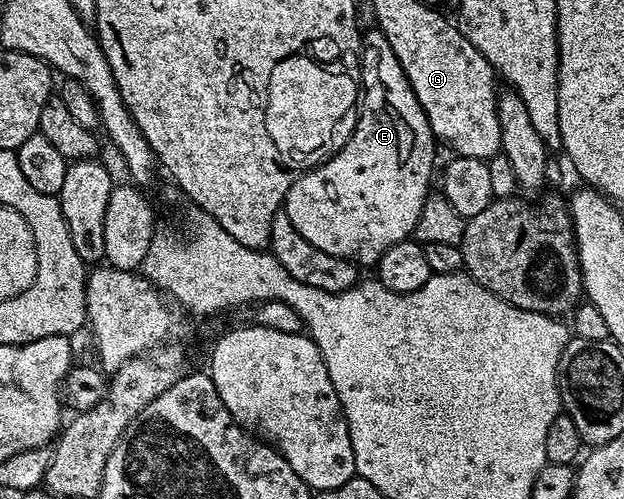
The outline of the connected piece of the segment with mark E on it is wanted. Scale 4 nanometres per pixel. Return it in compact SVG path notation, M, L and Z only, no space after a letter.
M366 29L363 46L359 55L363 97L357 127L340 150L293 181L283 212L295 224L299 236L315 244L315 248L330 256L356 259L362 267L372 267L387 248L412 235L419 212L431 193L429 181L435 178L435 139L427 116L381 31Z

